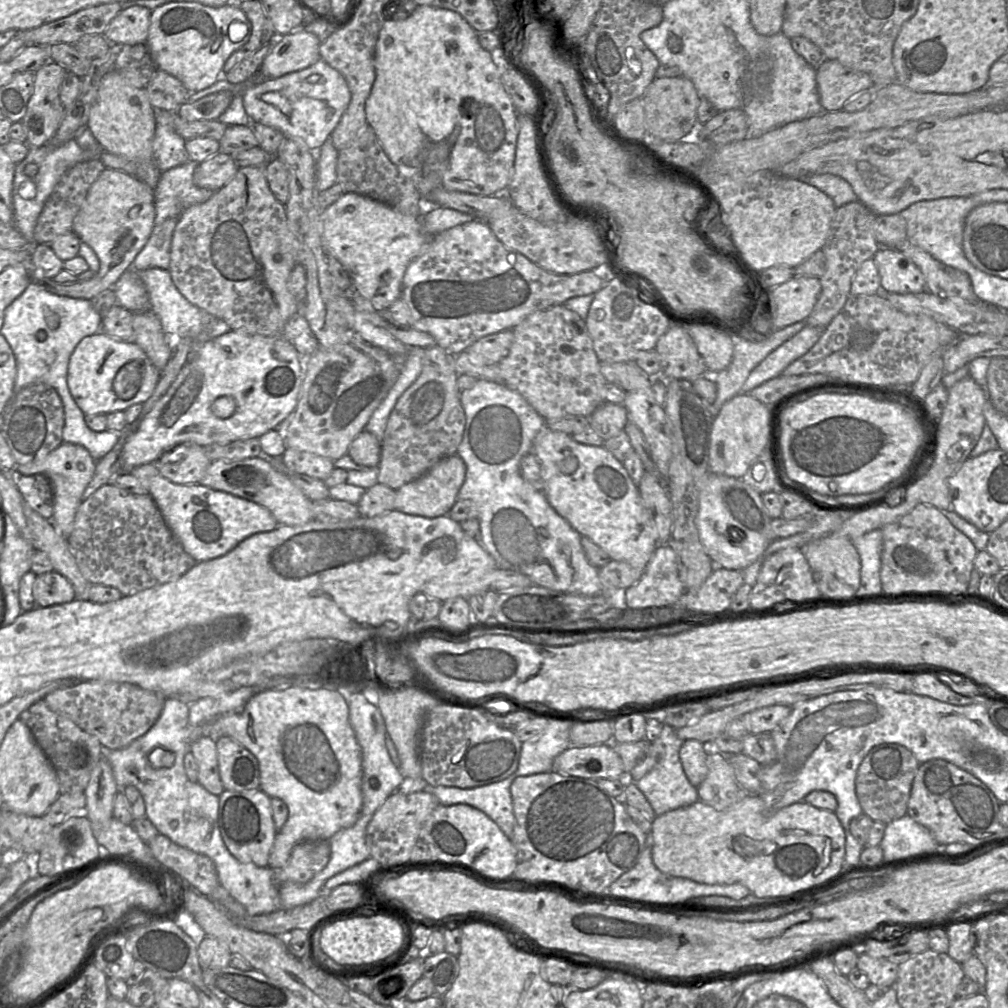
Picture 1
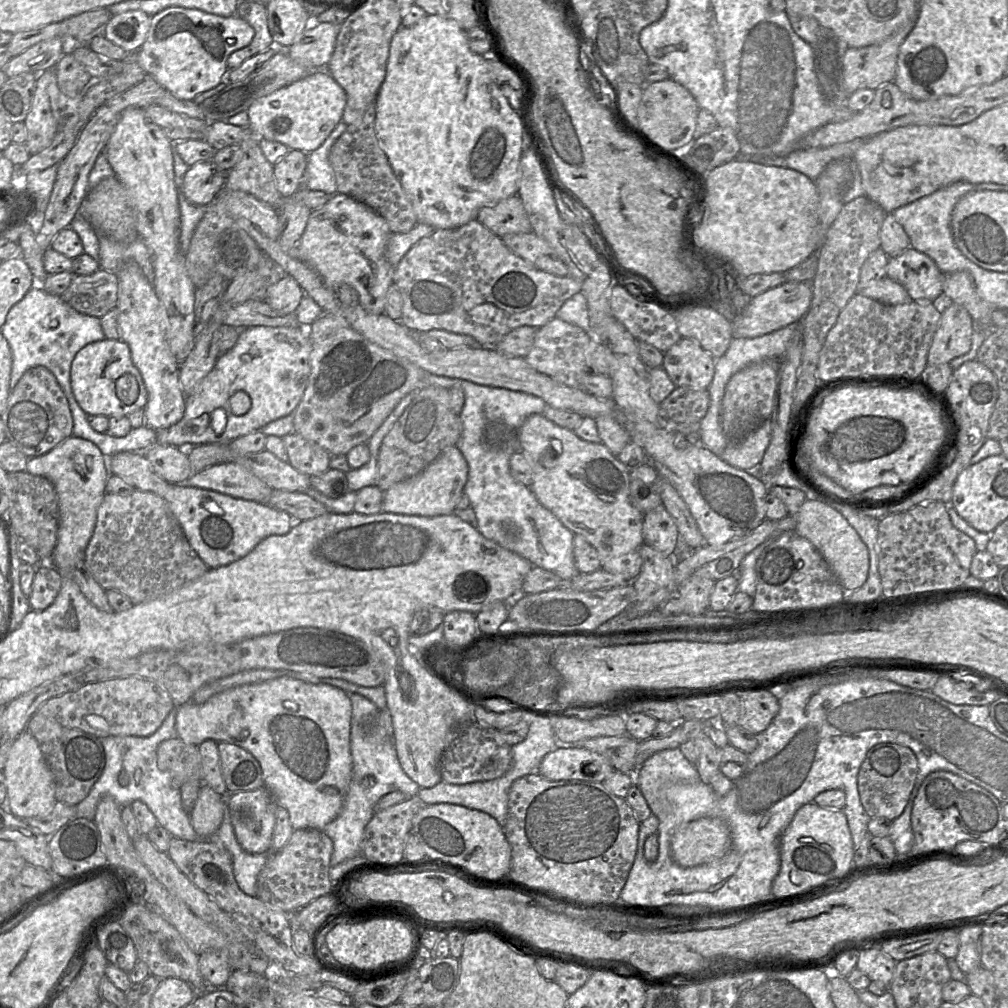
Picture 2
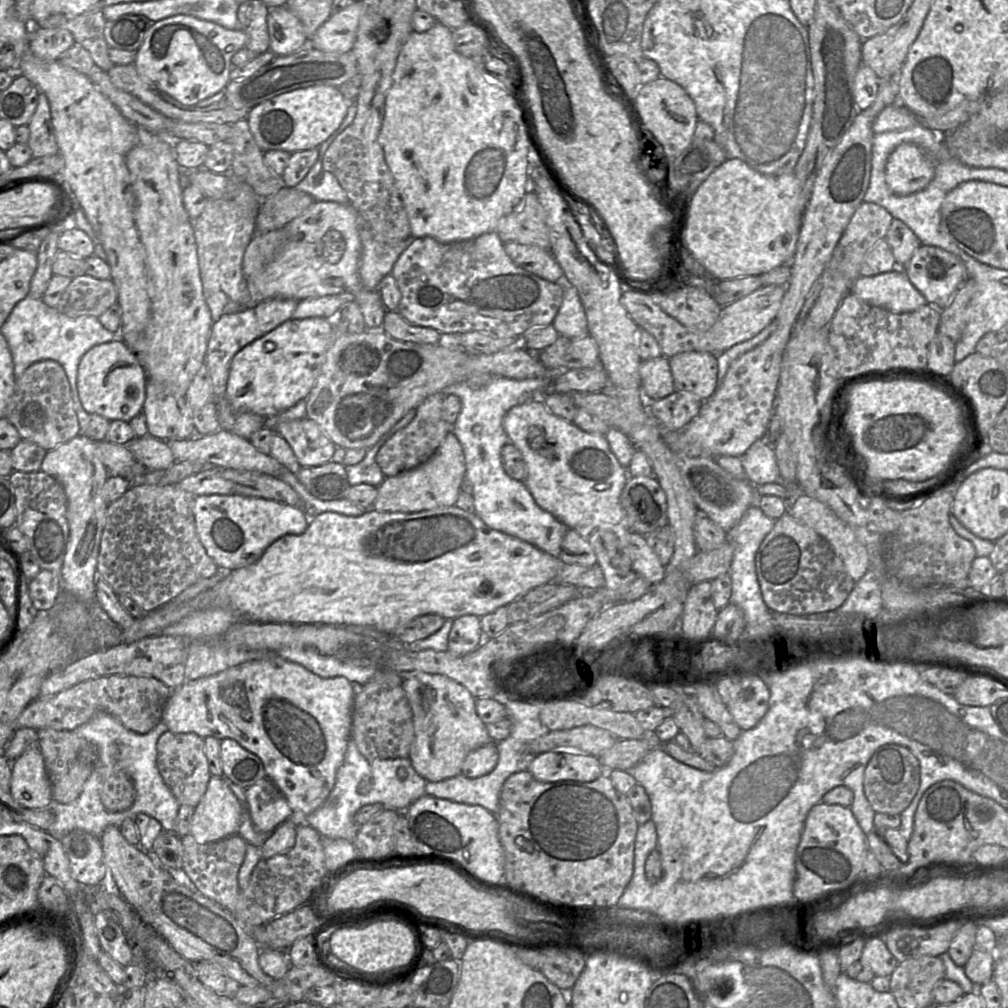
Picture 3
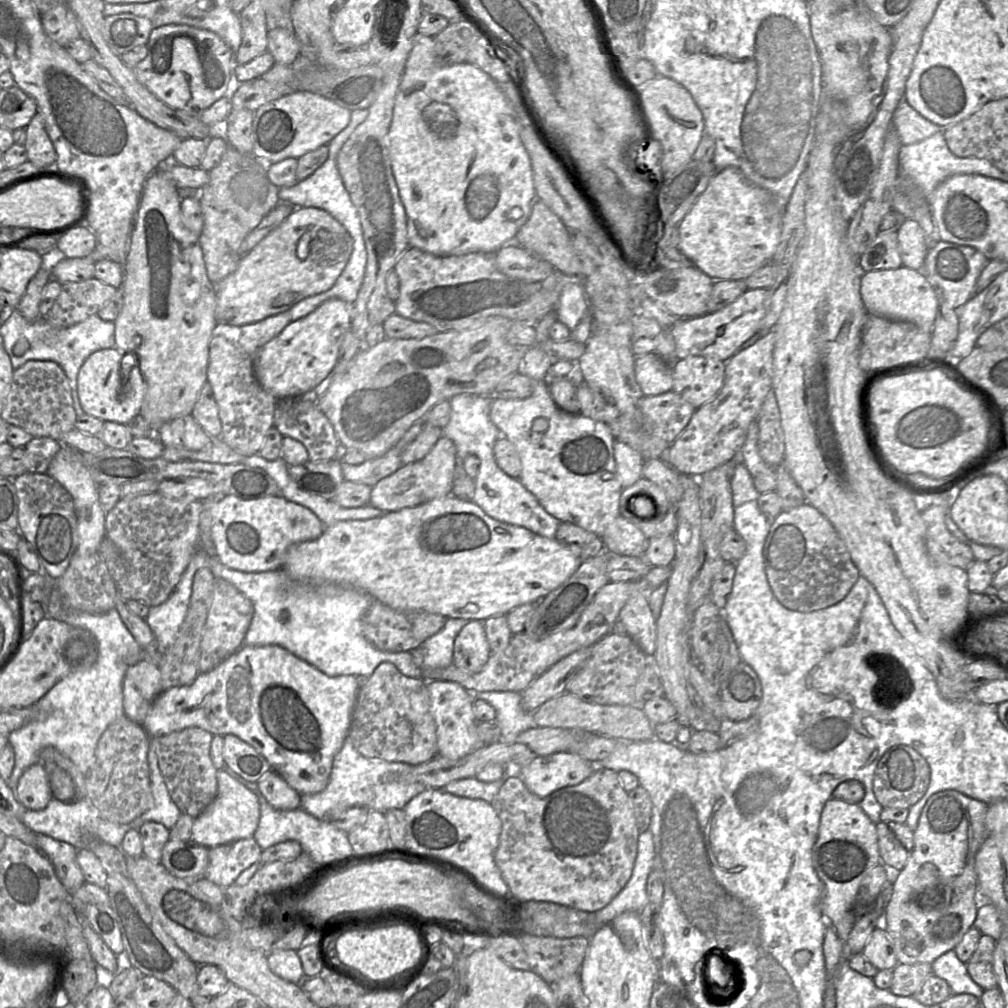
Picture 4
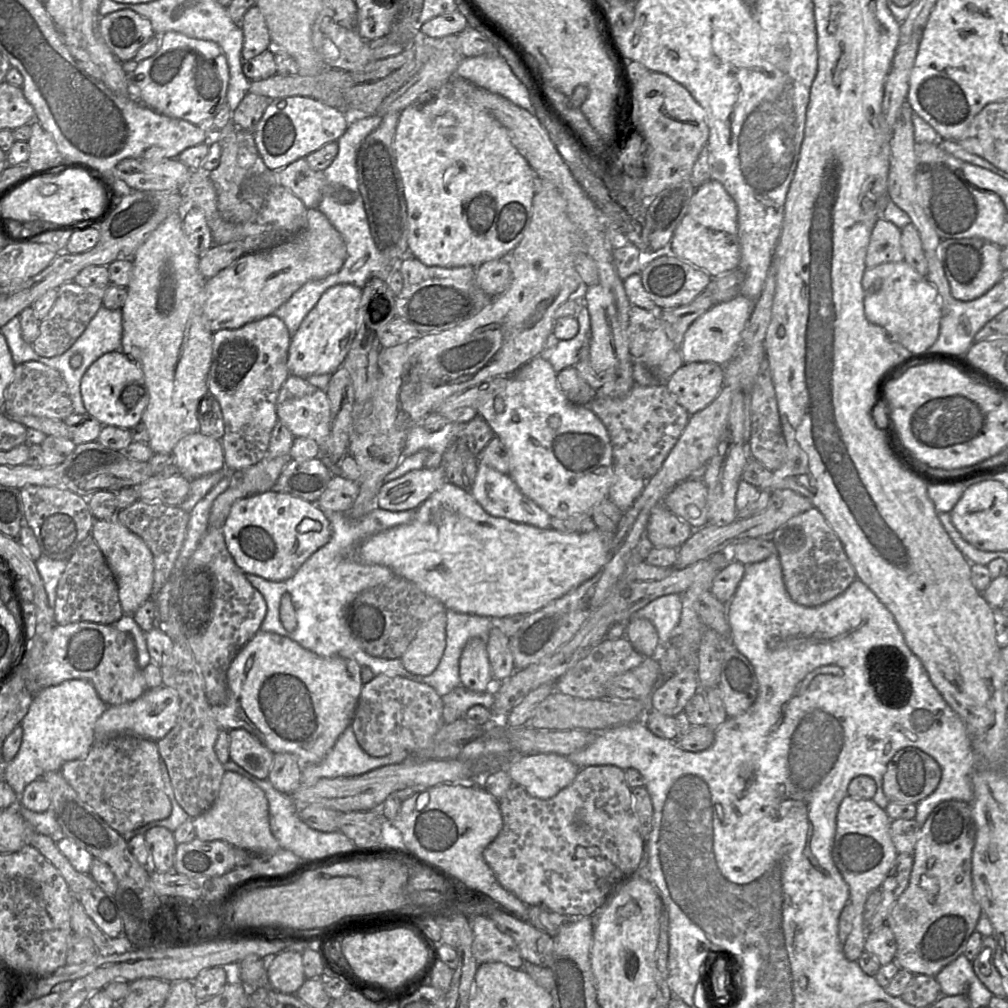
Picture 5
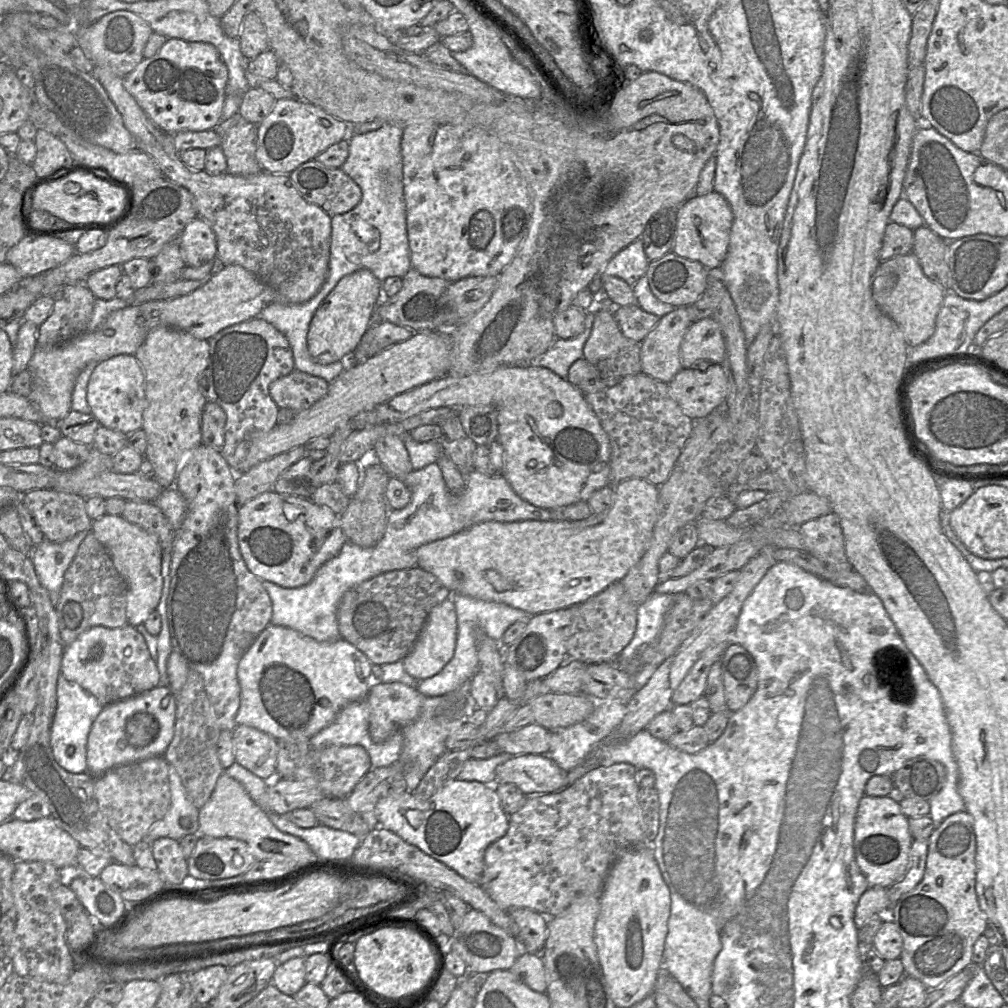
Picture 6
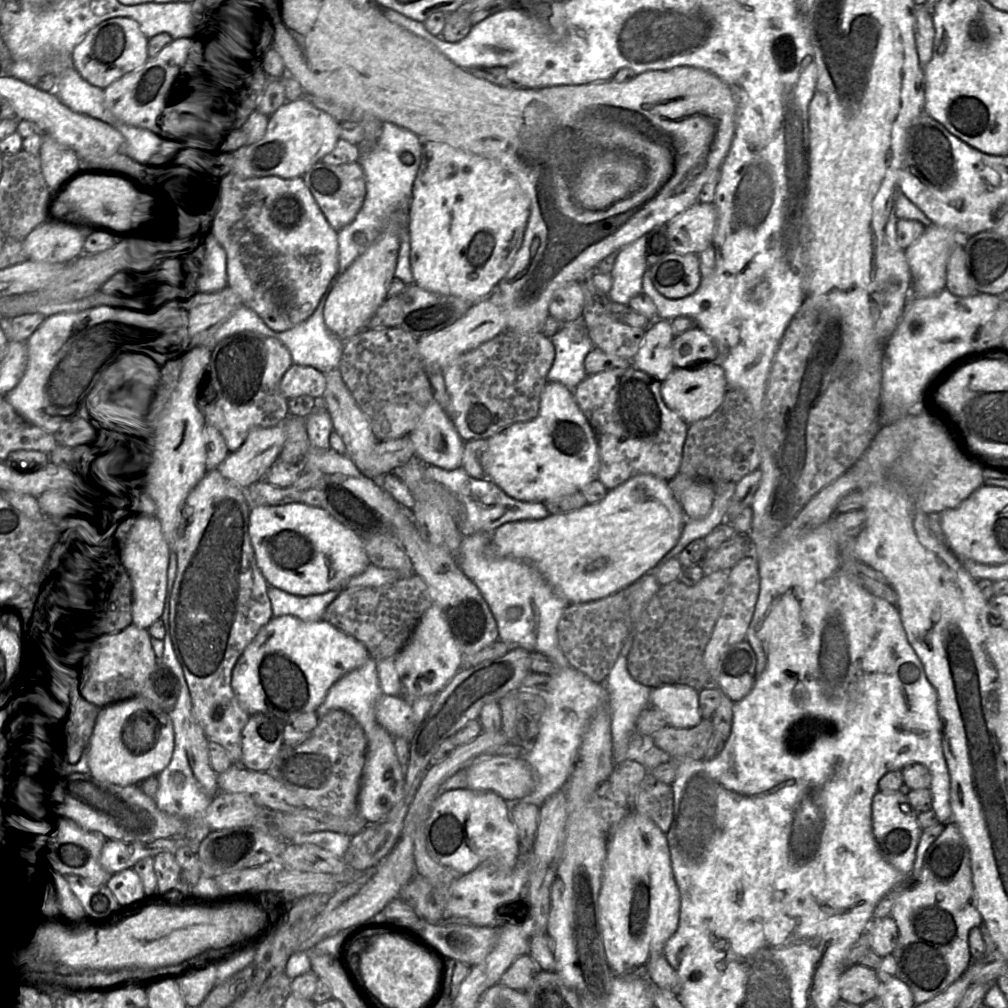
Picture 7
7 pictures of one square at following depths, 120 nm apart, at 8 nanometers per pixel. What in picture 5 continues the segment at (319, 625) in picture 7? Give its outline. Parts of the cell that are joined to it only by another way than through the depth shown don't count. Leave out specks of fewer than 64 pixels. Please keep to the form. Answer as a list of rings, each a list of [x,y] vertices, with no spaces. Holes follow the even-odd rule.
[[[259,630],[232,661],[227,671],[228,700],[224,705],[213,706],[213,714],[220,729],[229,731],[236,728],[243,728],[256,736],[273,753],[291,753],[299,759],[302,765],[315,764],[323,760],[339,736],[351,724],[363,686],[360,672],[360,665],[352,659],[341,656],[321,657],[286,636]]]

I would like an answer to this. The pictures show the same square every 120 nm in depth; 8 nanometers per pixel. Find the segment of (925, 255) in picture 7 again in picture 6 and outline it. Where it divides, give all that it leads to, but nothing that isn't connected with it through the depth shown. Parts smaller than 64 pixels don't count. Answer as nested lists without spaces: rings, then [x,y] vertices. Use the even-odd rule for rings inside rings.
[[[912,251],[881,261],[871,277],[870,288],[875,303],[898,324],[909,348],[924,343],[933,335],[946,291],[926,277]]]

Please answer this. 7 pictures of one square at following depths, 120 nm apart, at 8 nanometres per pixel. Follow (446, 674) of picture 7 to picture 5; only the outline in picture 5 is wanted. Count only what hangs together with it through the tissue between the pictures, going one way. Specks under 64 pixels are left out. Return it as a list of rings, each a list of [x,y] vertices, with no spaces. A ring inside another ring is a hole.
[[[446,611],[428,620],[402,655],[404,668],[419,676],[430,675],[440,663],[446,647]]]

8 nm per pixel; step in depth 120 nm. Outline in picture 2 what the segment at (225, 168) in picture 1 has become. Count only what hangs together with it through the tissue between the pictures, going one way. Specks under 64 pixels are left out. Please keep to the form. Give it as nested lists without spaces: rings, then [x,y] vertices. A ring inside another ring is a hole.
[[[212,160],[190,166],[185,173],[181,192],[192,204],[208,206],[225,186],[227,173],[220,170]]]

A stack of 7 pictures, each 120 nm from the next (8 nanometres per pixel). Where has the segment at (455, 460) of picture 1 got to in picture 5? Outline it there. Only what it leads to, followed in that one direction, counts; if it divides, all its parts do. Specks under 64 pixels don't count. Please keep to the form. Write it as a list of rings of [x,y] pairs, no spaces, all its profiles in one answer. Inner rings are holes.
[[[442,466],[412,470],[385,482],[378,493],[378,507],[393,512],[417,509],[446,482]]]

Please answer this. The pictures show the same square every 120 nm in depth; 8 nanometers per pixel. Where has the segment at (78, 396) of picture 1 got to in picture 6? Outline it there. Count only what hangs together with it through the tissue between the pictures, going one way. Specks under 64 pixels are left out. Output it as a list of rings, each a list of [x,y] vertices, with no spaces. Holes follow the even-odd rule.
[[[120,354],[95,364],[87,385],[87,403],[101,426],[126,435],[142,428],[146,406],[144,373],[134,355]]]

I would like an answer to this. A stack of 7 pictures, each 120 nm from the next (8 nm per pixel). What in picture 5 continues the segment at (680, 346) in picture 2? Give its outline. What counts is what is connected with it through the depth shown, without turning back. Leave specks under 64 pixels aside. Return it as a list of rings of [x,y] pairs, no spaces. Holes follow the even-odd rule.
[[[712,362],[683,363],[666,382],[668,391],[690,415],[709,404],[724,384],[724,366]]]

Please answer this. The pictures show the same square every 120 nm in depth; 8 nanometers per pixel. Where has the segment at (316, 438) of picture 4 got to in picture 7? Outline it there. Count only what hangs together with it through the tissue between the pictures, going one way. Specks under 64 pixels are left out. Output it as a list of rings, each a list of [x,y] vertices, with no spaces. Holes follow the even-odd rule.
[[[293,364],[283,375],[280,382],[282,394],[291,399],[309,395],[315,399],[323,397],[326,387],[325,374],[311,366]]]

